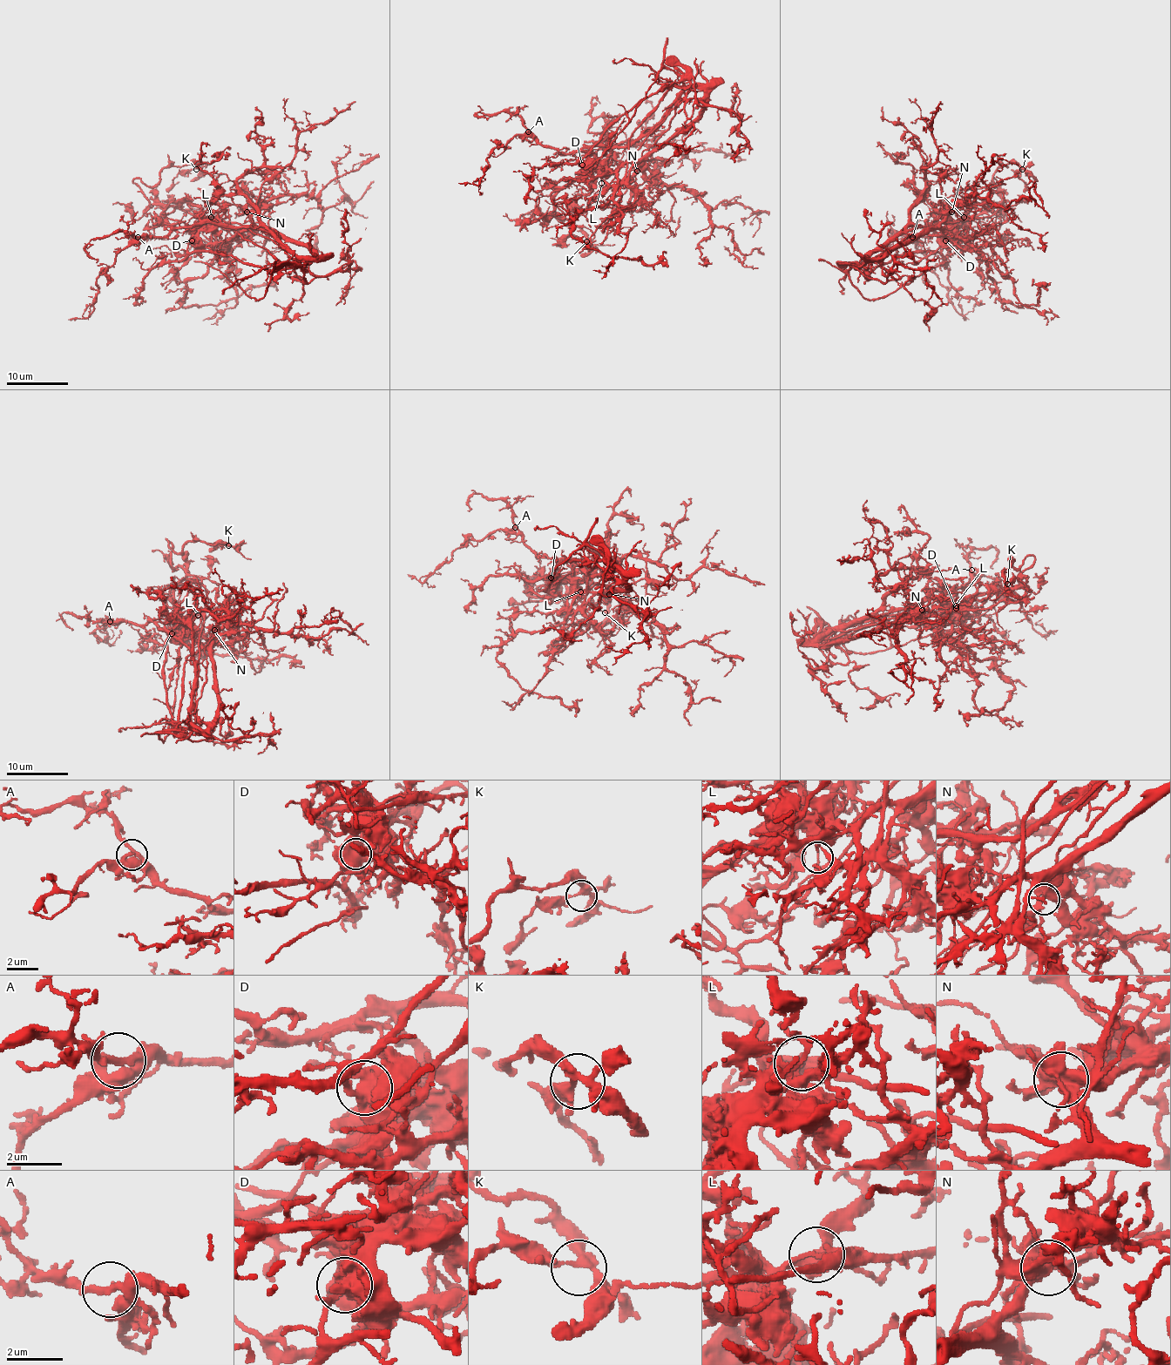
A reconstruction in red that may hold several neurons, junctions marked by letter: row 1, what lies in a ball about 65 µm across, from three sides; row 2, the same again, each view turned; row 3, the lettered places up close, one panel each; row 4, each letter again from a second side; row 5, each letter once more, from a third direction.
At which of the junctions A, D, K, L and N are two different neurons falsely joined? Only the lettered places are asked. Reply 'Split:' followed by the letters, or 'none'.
Split: D, L, N

